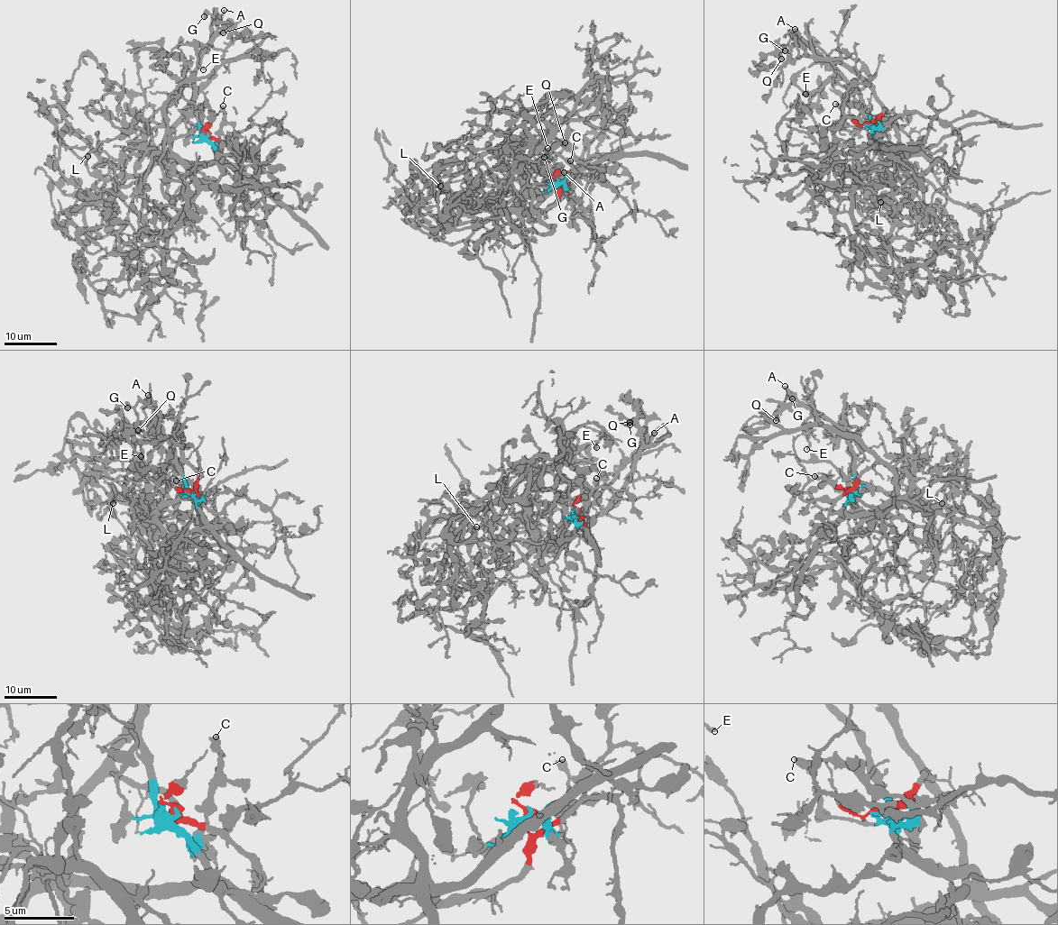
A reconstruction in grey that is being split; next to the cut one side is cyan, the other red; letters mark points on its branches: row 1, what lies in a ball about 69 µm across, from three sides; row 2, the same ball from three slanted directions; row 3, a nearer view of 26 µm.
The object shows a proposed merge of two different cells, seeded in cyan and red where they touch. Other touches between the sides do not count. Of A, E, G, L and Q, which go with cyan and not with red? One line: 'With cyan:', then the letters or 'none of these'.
With cyan: A, E, G, L, Q

